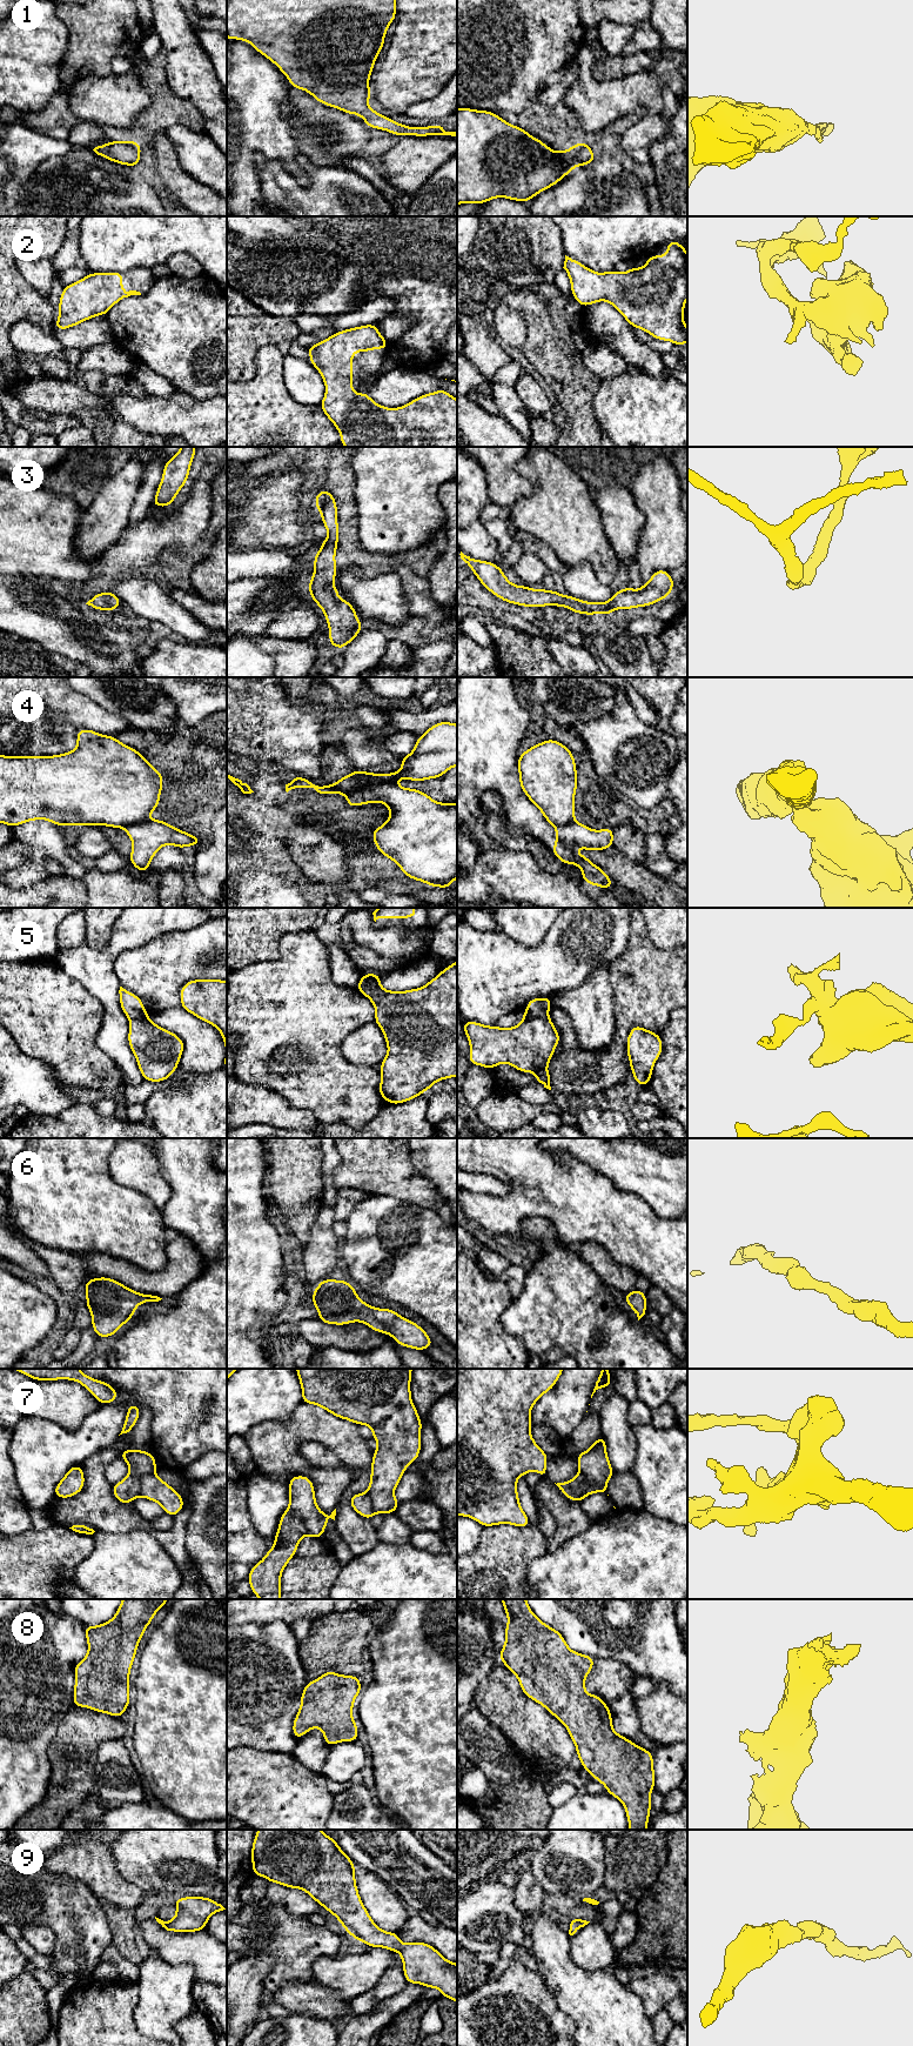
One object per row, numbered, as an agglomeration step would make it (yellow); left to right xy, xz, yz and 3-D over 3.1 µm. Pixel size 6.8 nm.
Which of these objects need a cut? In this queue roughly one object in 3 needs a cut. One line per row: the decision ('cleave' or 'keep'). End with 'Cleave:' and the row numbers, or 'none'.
1: keep
2: keep
3: keep
4: cleave
5: cleave
6: keep
7: cleave
8: keep
9: keep
Cleave: 4, 5, 7

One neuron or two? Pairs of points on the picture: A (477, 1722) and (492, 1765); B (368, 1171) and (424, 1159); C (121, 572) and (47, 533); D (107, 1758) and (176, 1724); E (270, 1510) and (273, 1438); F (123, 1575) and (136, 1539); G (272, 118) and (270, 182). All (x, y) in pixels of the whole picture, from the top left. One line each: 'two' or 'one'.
A: one
B: two
C: one
D: two
E: two
F: one
G: two

